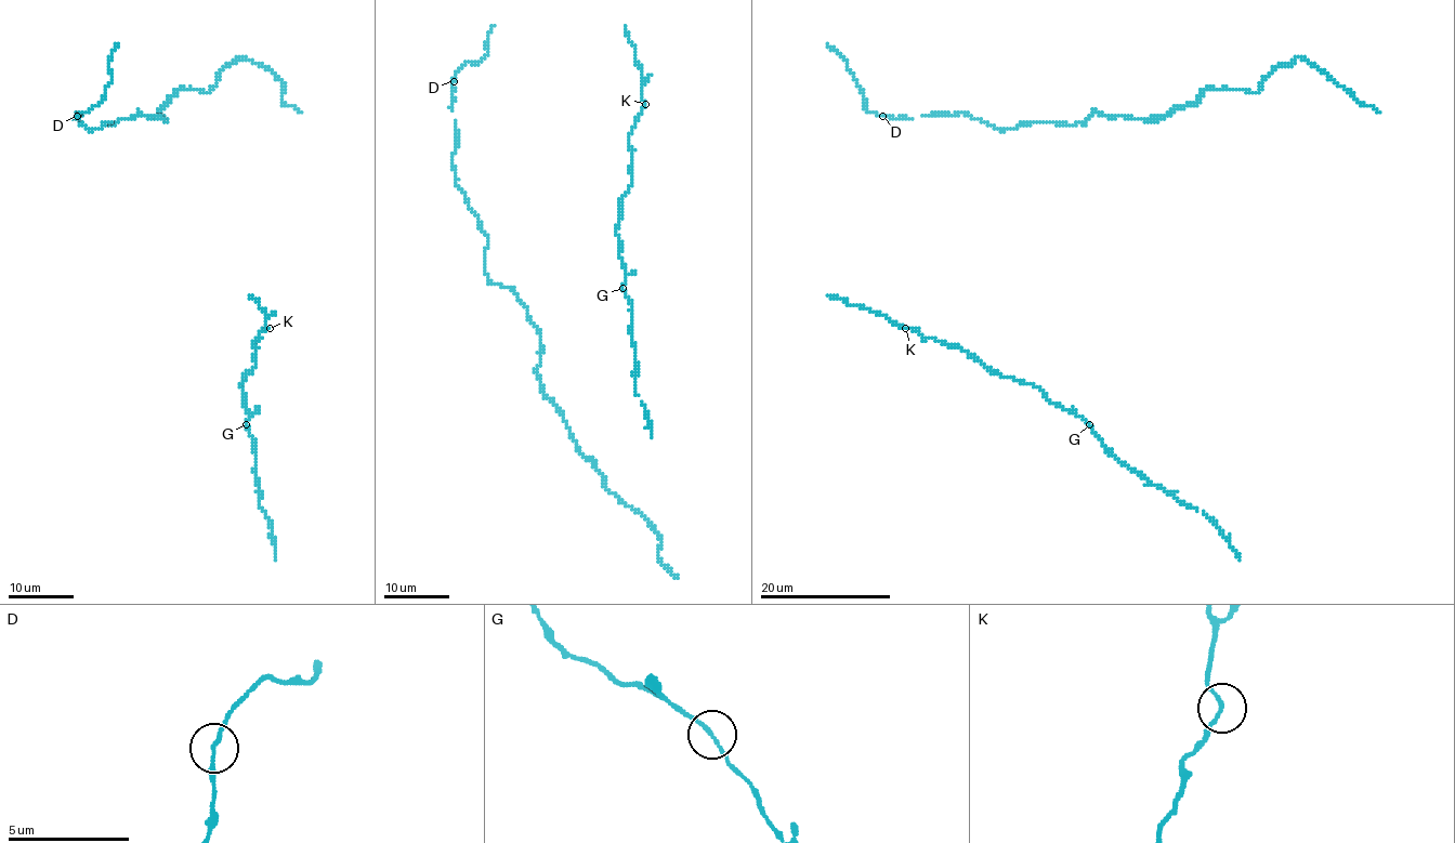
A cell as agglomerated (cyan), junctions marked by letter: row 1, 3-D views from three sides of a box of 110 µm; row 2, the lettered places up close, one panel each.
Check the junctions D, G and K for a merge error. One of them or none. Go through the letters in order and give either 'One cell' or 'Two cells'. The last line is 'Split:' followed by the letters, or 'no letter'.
D: One cell
G: One cell
K: One cell
Split: no letter

